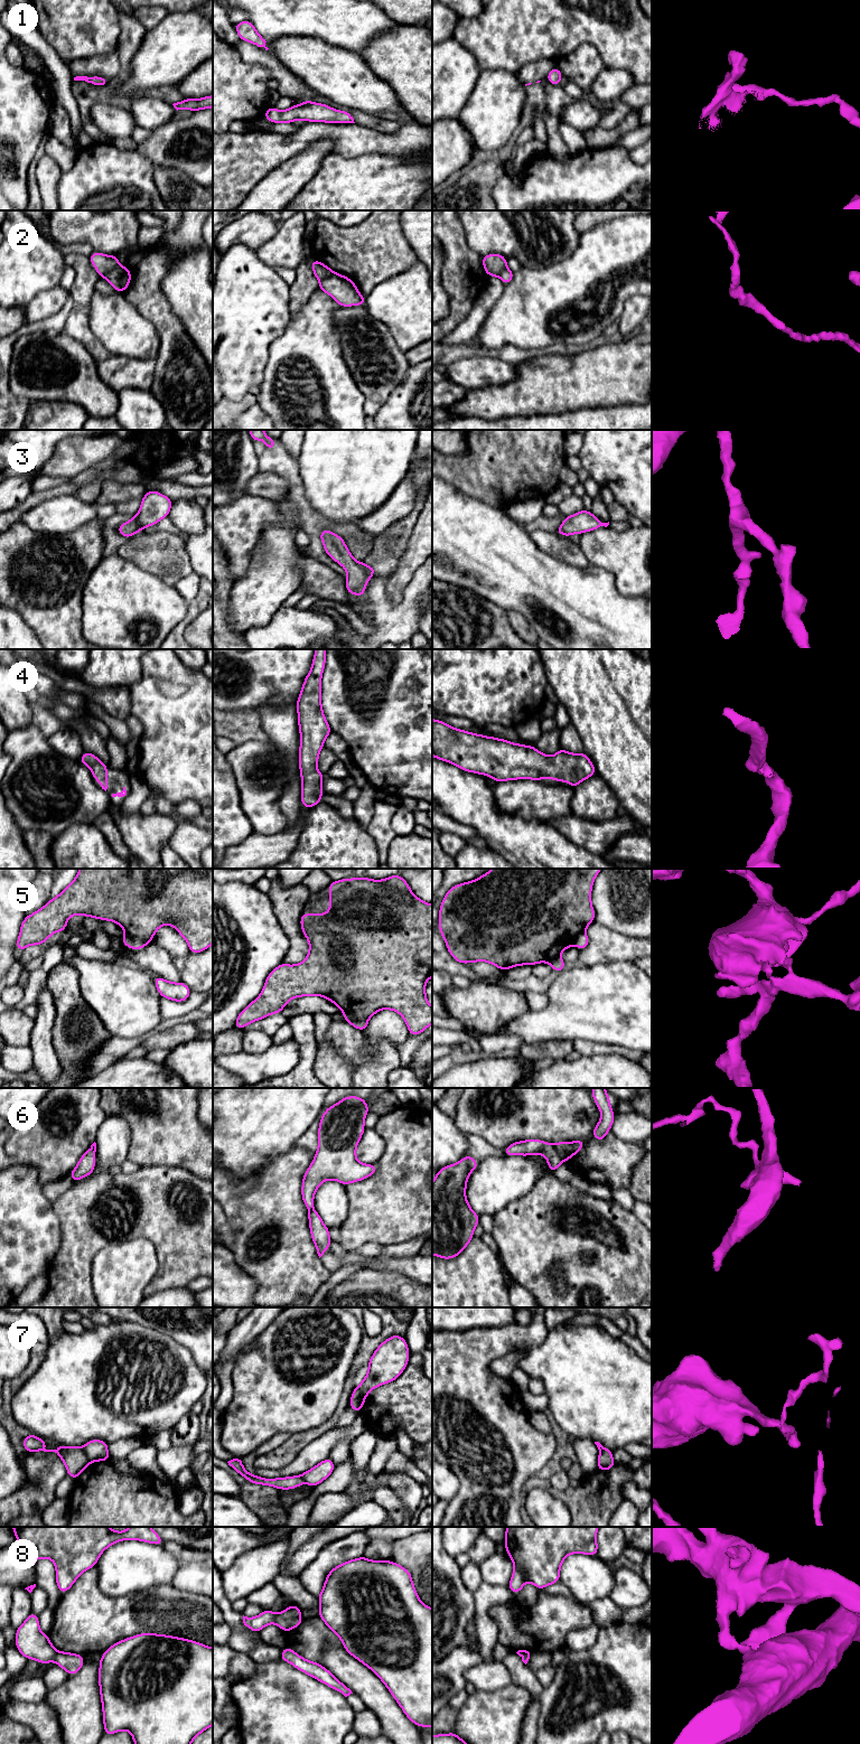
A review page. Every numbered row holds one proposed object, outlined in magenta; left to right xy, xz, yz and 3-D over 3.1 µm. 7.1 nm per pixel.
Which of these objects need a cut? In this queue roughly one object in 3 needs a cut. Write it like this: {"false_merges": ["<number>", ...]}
{"false_merges": ["1", "2", "5", "6", "7", "8"]}

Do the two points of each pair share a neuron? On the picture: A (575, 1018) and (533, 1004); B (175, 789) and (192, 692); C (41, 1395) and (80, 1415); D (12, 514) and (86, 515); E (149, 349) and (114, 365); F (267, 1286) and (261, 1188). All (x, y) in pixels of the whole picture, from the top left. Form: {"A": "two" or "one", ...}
{"A": "two", "B": "one", "C": "one", "D": "two", "E": "two", "F": "one"}

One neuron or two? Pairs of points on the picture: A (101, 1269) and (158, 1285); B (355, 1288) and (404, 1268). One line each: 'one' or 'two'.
A: two
B: two

